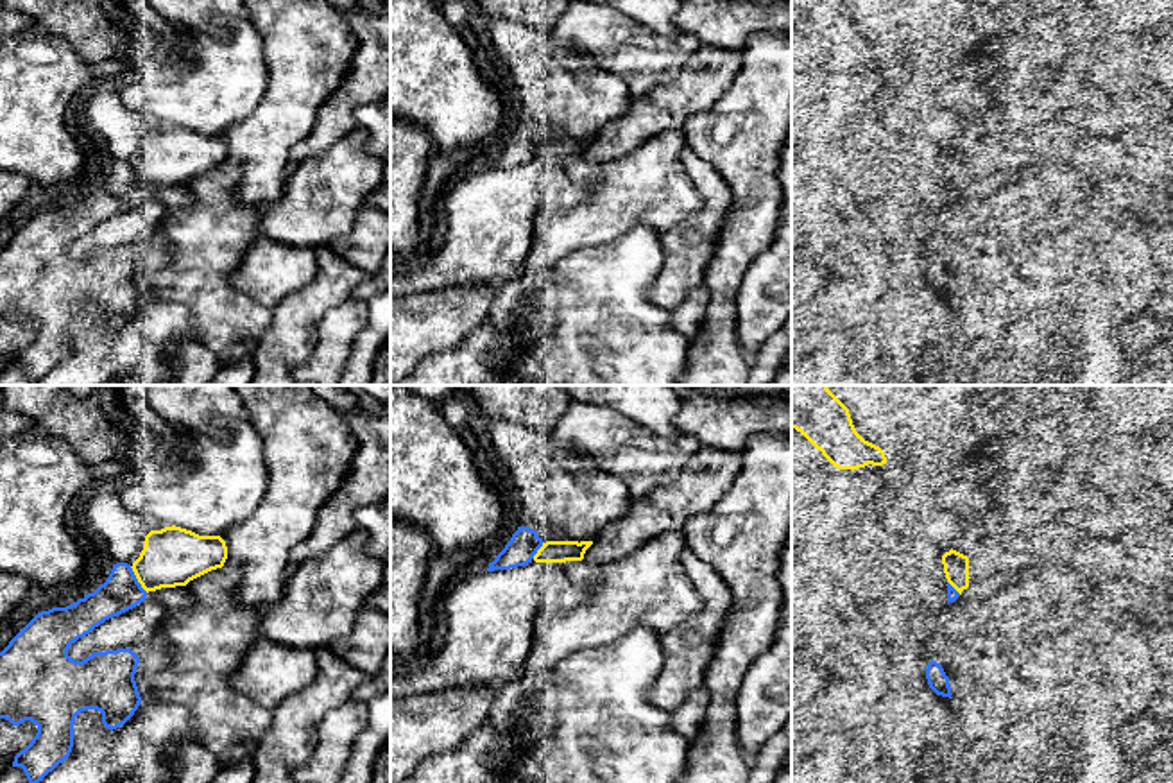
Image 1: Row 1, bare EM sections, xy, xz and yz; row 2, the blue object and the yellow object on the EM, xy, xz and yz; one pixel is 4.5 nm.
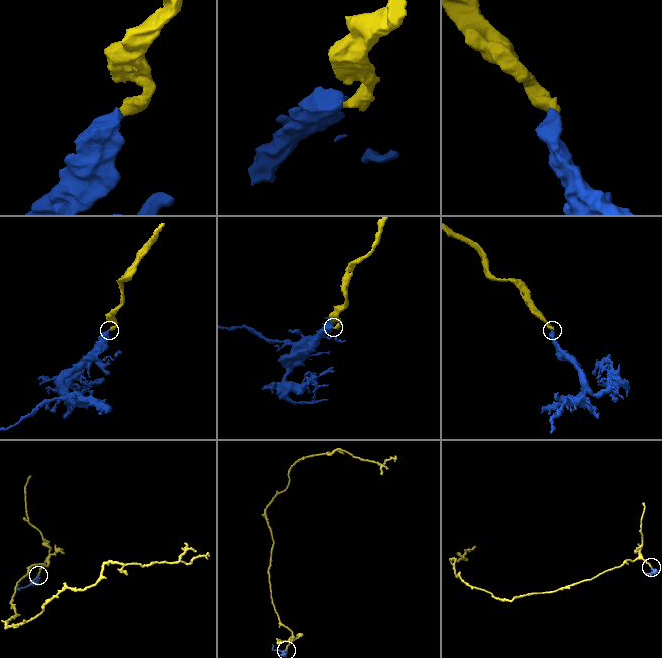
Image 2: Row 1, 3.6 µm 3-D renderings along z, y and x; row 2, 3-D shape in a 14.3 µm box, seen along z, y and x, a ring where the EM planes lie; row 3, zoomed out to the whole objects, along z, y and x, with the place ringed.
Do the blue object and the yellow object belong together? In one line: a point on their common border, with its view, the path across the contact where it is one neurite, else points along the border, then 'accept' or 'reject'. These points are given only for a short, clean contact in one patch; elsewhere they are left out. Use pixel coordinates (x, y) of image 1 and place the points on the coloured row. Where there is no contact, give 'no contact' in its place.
xy (136, 579) | reject

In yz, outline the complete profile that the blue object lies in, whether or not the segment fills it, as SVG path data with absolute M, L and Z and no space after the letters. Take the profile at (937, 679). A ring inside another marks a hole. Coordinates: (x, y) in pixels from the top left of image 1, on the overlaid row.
M929 661L926 668L926 679L929 688L942 697L951 697L949 677L946 675L944 668L937 661Z

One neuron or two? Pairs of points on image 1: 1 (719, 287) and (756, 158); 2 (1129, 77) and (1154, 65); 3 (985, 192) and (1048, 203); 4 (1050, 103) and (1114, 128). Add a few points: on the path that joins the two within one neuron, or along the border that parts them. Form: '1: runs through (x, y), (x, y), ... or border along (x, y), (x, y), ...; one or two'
1: runs through (731, 255), (751, 224), (754, 190); one
2: border along (1138, 63), (1138, 70), (1154, 83); two
3: border along (998, 194), (989, 199), (971, 197); two
4: runs through (1066, 103), (1077, 103), (1098, 117); one

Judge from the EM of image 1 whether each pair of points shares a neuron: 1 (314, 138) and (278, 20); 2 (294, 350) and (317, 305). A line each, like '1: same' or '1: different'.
1: different
2: same

